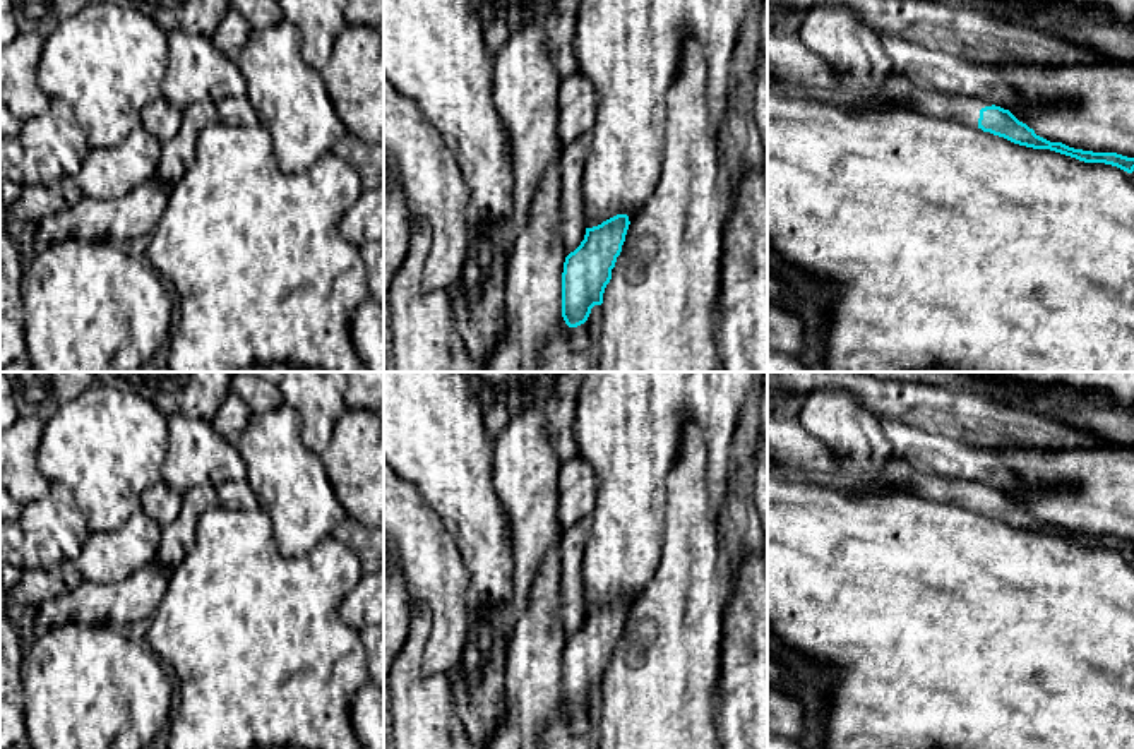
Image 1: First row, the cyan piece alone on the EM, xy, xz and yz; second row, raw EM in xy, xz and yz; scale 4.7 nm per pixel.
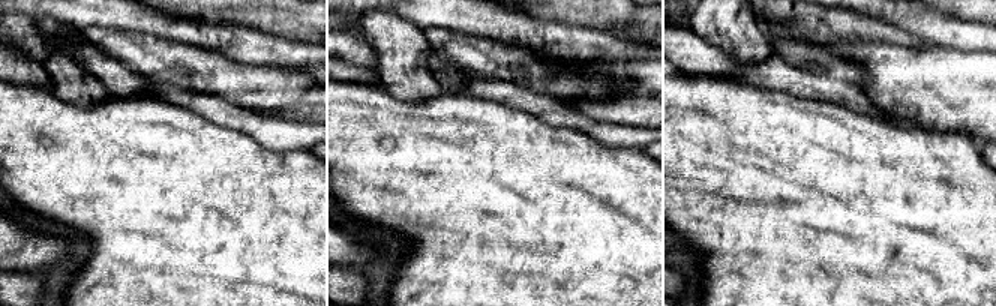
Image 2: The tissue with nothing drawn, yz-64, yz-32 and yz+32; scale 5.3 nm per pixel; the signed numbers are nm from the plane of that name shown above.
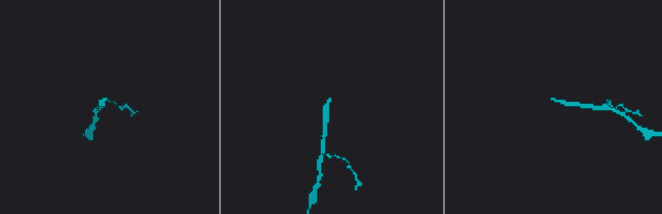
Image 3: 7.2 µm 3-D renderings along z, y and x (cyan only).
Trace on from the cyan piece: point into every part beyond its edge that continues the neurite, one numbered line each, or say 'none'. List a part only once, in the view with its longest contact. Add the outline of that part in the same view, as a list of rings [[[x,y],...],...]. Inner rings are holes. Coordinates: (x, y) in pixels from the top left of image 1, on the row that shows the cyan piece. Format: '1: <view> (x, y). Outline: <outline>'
1: yz (896, 89). Outline: [[[894,70],[884,79],[879,98],[892,106],[903,106],[935,118],[956,120],[971,127],[978,127],[980,110],[992,106],[987,101],[959,93],[916,86]]]

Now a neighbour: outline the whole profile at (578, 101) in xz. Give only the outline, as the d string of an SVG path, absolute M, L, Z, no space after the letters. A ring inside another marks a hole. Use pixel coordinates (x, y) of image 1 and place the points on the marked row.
M570 74L558 87L557 137L562 144L591 132L598 110L598 94L591 81L581 74Z

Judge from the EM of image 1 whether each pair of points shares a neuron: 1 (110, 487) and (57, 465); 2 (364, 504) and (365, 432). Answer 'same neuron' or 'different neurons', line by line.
1: same neuron
2: same neuron

